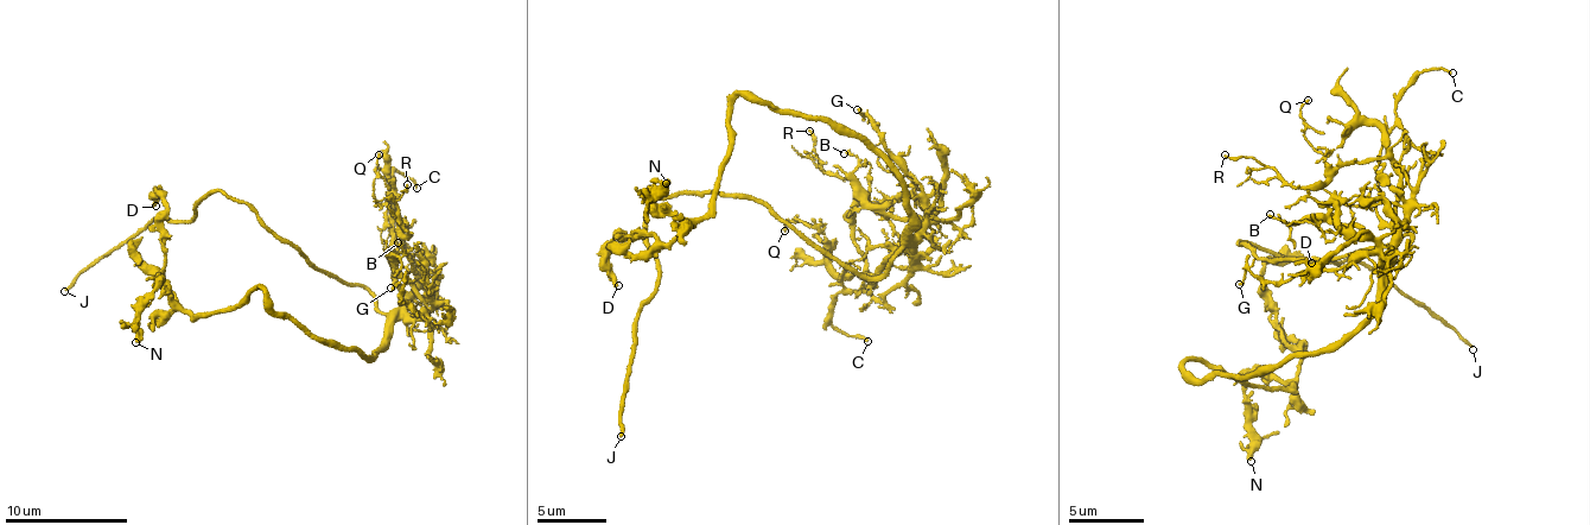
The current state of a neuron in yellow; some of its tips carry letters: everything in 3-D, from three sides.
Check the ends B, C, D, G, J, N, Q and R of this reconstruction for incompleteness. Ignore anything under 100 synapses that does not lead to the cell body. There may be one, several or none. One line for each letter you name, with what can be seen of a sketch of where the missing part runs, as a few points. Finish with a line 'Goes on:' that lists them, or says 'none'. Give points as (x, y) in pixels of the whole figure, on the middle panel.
Goes on: J

